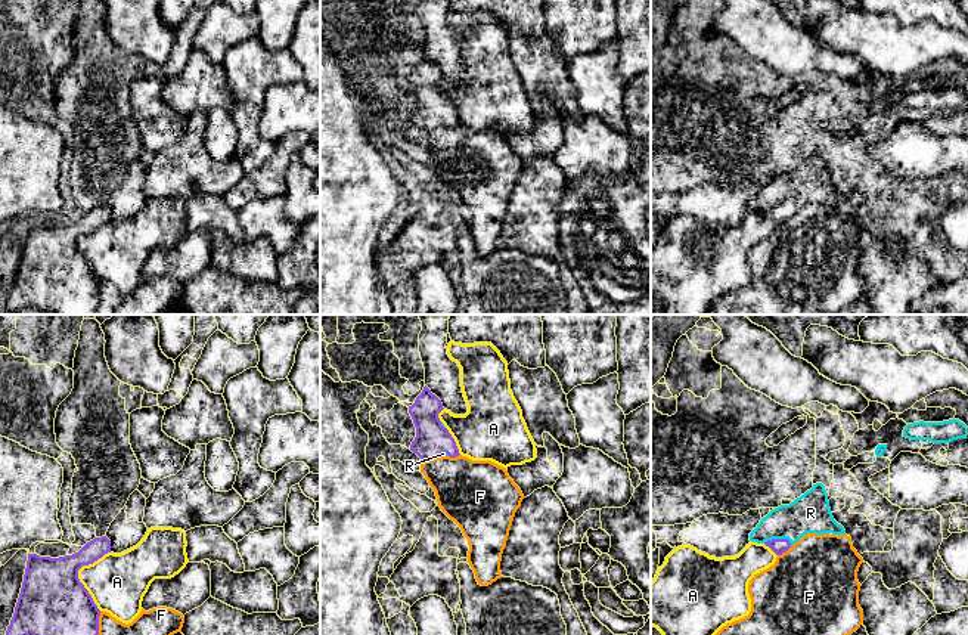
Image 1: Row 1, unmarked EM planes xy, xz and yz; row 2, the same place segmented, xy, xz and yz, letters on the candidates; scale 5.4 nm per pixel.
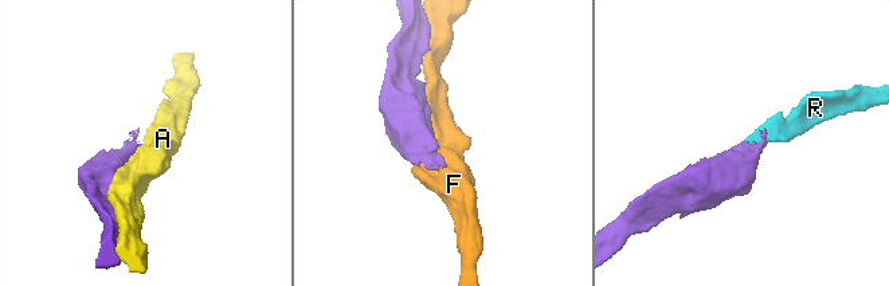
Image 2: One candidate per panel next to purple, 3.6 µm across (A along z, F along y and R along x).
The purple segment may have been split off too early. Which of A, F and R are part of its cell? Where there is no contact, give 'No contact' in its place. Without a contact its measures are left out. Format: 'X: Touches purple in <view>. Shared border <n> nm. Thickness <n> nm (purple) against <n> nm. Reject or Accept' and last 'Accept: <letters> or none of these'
A: Touches purple in xy. Shared border 340 nm. Thickness 360 nm (purple) against 320 nm. Reject
F: Touches purple in xz. Shared border 120 nm. Thickness 180 nm (purple) against 320 nm. Reject
R: Touches purple in yz. Shared border 160 nm. Thickness 80 nm (purple) against 220 nm. Accept
Accept: R

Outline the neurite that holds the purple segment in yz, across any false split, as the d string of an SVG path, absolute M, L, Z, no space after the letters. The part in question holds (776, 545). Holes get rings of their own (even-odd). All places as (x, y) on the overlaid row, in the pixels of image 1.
M822 483L813 484L789 505L772 509L750 533L750 540L764 543L776 555L782 555L807 533L846 535L844 527L832 517Z

